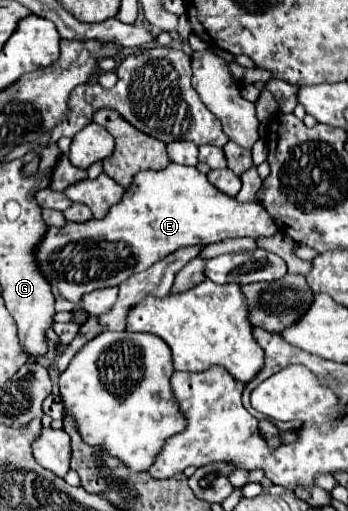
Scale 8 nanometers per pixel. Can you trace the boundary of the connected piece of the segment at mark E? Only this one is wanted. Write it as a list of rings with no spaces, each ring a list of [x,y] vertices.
[[[171,163],[163,171],[141,171],[135,175],[133,185],[125,191],[119,205],[113,205],[105,219],[89,223],[67,223],[65,227],[49,227],[37,249],[37,263],[51,285],[59,289],[59,293],[77,303],[85,293],[103,287],[117,287],[133,273],[141,273],[149,269],[157,259],[165,259],[173,251],[193,245],[211,245],[225,239],[239,237],[271,237],[279,233],[273,217],[259,203],[237,203],[235,197],[221,193],[215,185],[209,183],[207,175],[199,173],[195,167]]]

